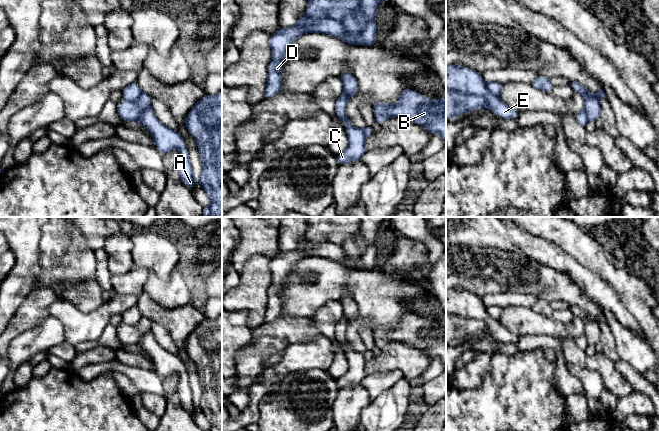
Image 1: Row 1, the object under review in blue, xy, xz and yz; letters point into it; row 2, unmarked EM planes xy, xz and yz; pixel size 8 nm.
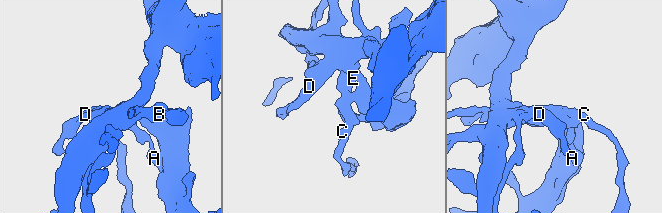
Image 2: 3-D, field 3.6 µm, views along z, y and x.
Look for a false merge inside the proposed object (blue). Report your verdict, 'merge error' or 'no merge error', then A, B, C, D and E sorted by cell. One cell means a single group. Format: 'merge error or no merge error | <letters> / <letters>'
merge error | A C D E / B

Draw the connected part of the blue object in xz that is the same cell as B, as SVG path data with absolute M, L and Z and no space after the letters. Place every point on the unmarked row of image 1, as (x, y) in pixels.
M404 313L395 329L373 328L375 345L382 348L389 341L401 341L425 351L429 359L439 358L446 367L446 322L430 326L413 313Z

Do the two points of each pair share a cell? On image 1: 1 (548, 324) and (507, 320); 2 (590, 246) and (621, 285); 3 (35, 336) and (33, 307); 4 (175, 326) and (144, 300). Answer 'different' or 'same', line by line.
1: same
2: same
3: different
4: same

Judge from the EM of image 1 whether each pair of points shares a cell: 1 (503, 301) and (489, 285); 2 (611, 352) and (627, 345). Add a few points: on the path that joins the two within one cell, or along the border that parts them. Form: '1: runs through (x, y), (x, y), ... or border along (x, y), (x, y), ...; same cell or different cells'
1: border along (518, 293), (488, 293), (481, 297); different cells
2: border along (608, 327), (612, 334), (618, 358); different cells

